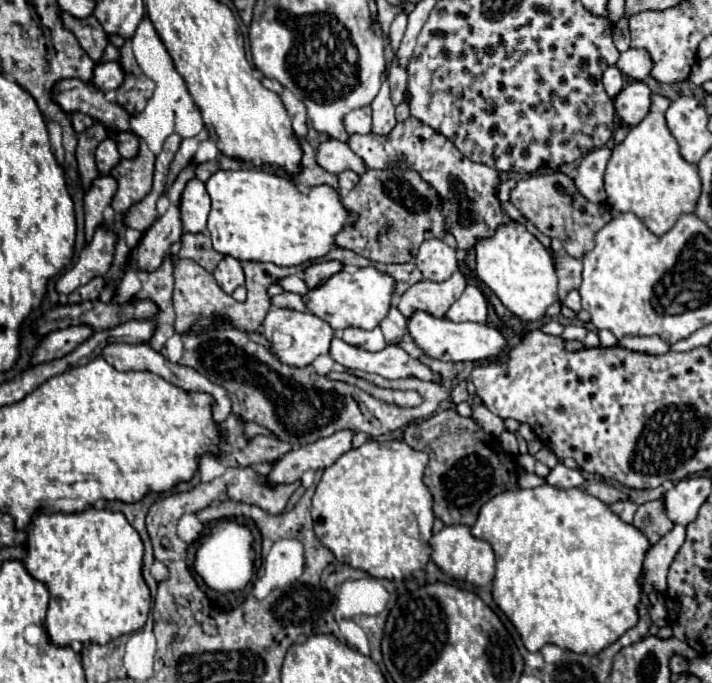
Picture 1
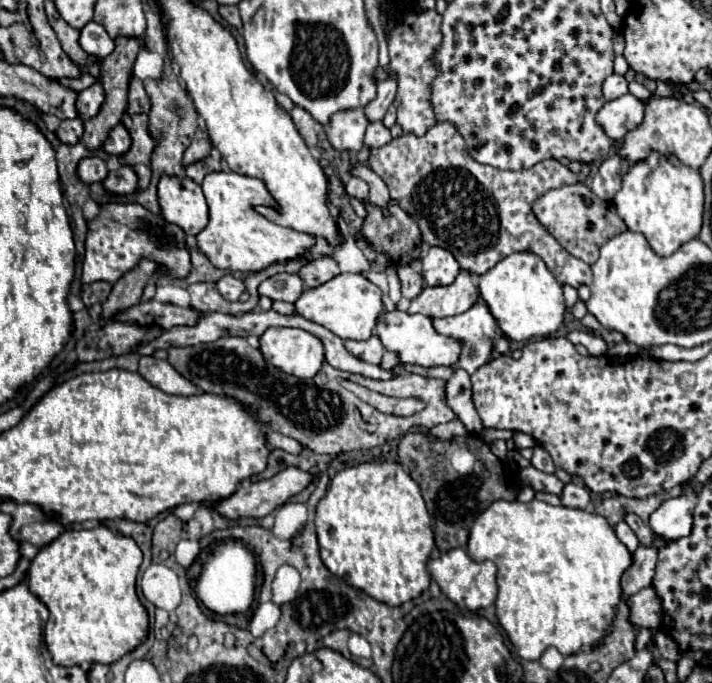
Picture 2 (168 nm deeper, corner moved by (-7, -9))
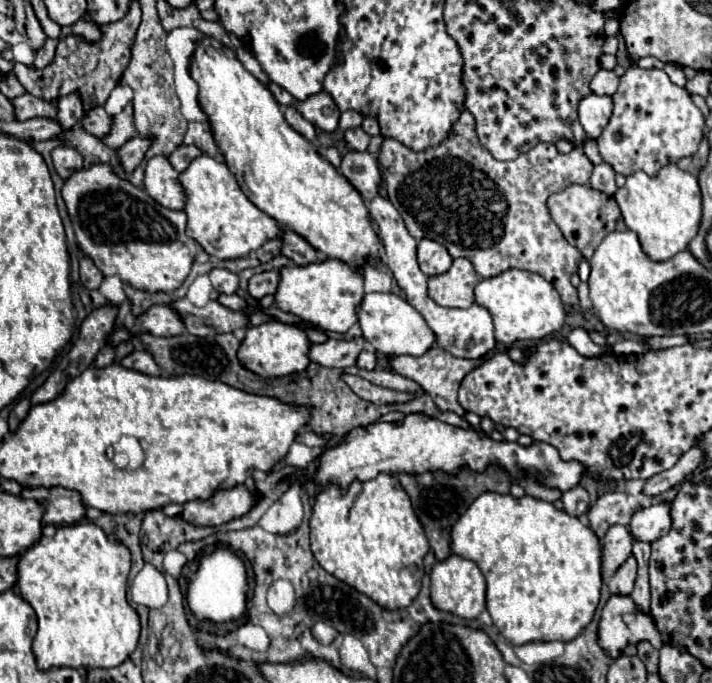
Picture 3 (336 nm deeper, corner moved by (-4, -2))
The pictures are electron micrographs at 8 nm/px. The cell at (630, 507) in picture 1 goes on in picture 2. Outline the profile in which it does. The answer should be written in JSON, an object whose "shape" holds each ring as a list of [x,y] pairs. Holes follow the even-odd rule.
{"shape":[[[620,521],[620,523],[614,527],[614,533],[616,533],[616,537],[626,545],[626,549],[628,549],[630,553],[636,551],[636,547],[638,547],[638,539],[636,539],[634,531],[626,525],[626,521]]]}

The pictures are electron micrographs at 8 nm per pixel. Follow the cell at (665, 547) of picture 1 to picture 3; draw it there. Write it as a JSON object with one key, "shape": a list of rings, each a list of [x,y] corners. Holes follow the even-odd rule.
{"shape":[[[611,596],[599,622],[599,644],[617,658],[627,644],[649,642],[657,650],[663,646],[661,634],[653,628],[653,618],[643,614],[631,596]]]}

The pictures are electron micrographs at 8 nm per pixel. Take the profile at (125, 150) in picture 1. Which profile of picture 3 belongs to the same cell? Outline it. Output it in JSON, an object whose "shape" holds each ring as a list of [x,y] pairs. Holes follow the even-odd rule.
{"shape":[[[93,108],[83,116],[83,128],[85,132],[97,136],[97,138],[105,138],[111,132],[111,116],[105,112],[105,108]]]}

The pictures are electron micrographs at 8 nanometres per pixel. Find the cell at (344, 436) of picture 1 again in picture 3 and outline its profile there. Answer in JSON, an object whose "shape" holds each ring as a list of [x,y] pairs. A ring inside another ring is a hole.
{"shape":[[[239,484],[229,490],[217,490],[207,500],[191,500],[185,504],[181,518],[197,526],[219,526],[233,518],[241,518],[257,504],[259,492]]]}

